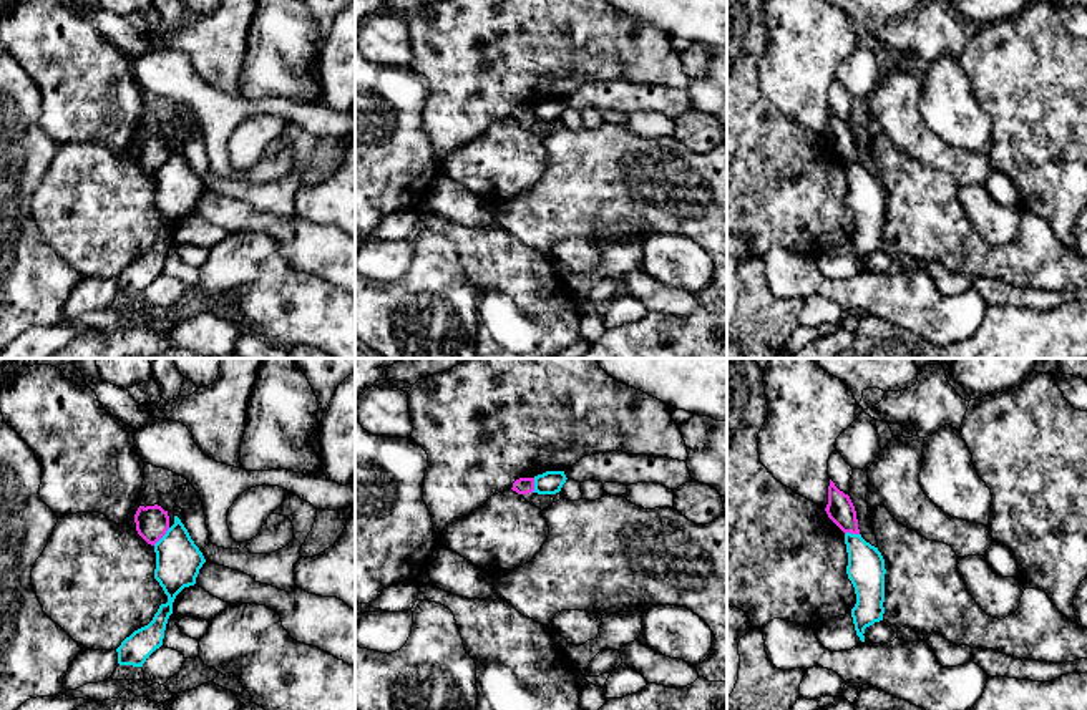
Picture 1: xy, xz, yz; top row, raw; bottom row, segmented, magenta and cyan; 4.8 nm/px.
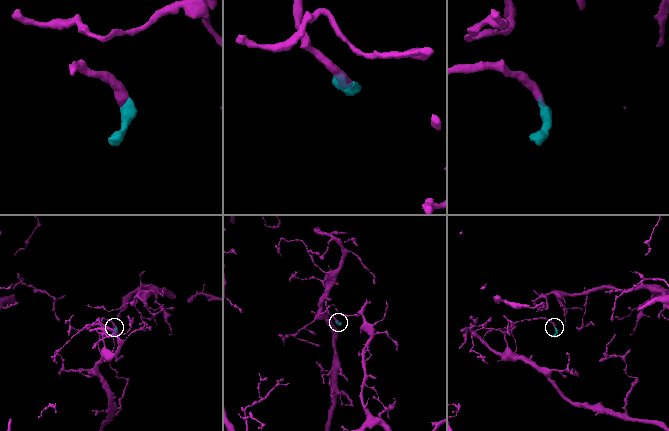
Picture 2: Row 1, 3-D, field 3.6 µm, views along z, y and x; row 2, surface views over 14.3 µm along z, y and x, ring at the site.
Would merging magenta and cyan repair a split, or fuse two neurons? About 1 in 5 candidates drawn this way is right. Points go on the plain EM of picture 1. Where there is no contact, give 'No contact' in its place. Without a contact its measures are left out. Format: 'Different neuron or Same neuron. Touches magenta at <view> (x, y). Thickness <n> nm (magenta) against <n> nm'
Same neuron. Touches magenta at xy (161, 165). Thickness 160 nm (magenta) against 220 nm

